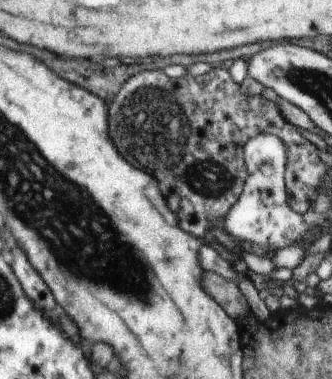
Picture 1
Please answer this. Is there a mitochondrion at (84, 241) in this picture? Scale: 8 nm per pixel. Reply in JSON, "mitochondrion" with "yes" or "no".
{"mitochondrion":"yes"}

